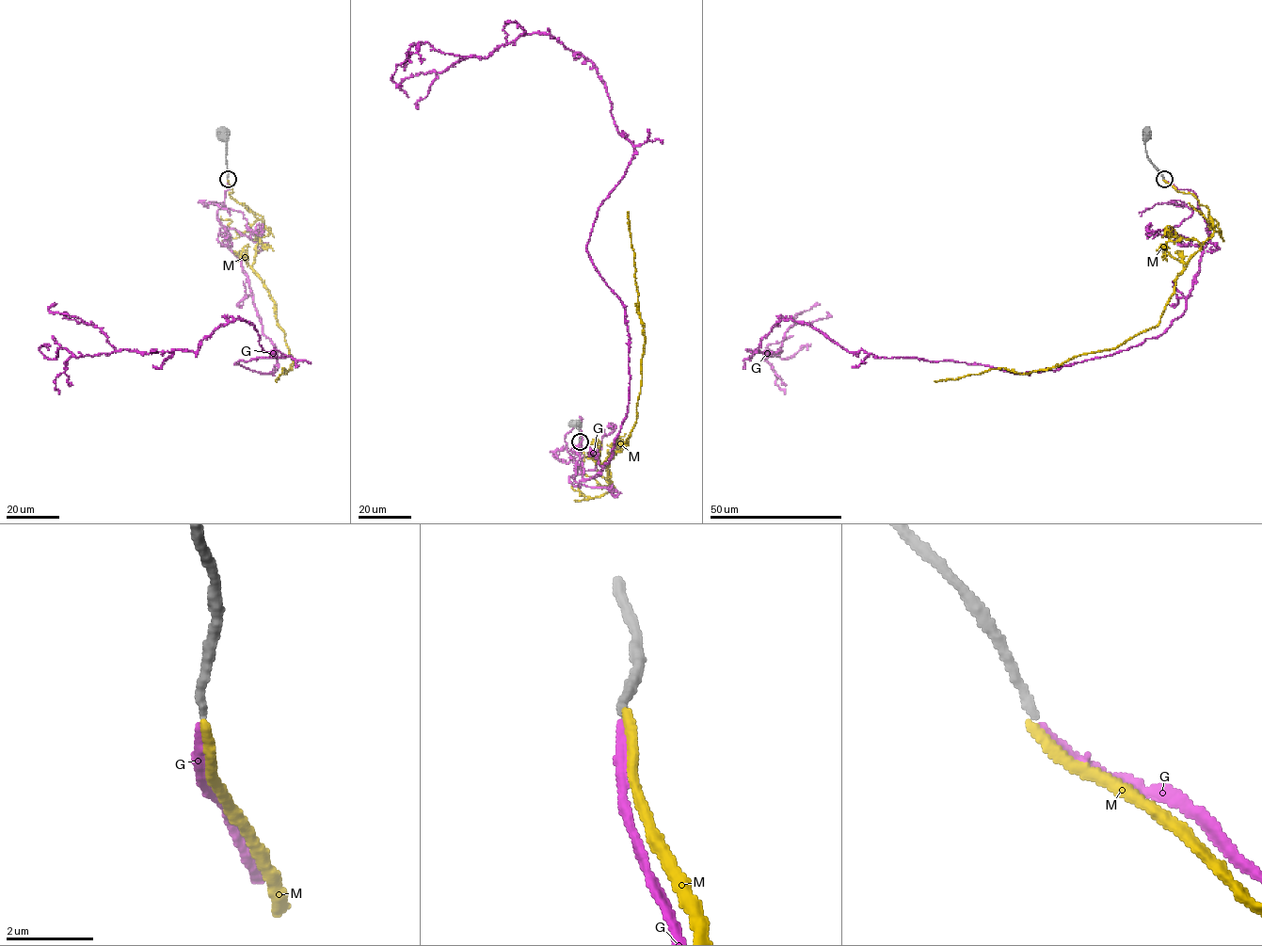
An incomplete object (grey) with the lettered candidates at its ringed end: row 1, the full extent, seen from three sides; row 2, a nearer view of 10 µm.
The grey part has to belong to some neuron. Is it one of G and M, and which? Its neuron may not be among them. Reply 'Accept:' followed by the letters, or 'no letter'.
Accept: G

